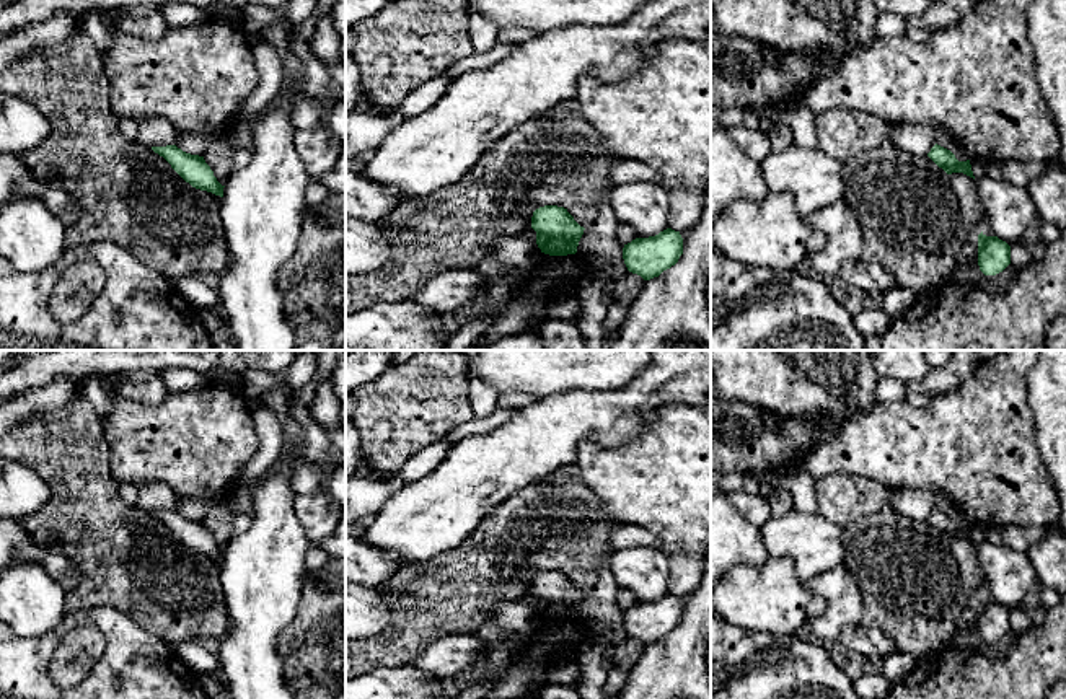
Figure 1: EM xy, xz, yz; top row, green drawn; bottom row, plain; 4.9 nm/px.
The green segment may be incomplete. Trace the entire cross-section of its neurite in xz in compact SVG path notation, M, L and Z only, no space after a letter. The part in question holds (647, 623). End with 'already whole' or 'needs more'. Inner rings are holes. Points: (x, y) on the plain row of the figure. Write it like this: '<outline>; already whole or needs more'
M667 593L655 601L636 603L623 613L623 624L629 637L644 645L659 642L675 631L683 619L680 596Z; already whole

